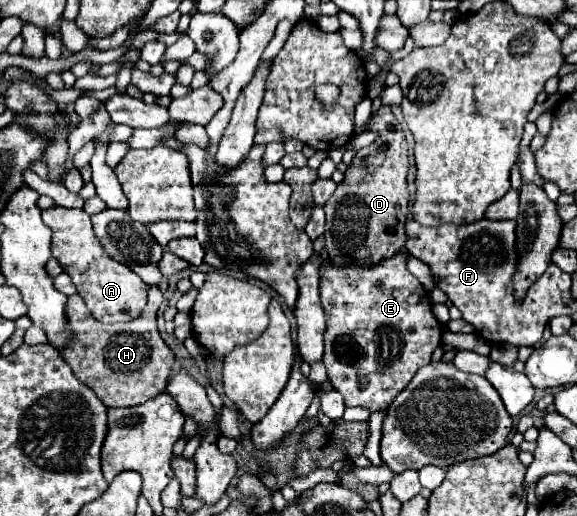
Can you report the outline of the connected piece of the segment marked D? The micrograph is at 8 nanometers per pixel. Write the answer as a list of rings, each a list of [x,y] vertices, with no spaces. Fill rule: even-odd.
[[[382,105],[370,119],[368,131],[376,131],[378,139],[360,149],[352,159],[344,181],[338,183],[334,195],[324,205],[326,211],[326,255],[334,263],[358,261],[362,265],[374,265],[384,257],[392,257],[404,249],[406,235],[404,223],[408,219],[408,145],[402,135],[400,123],[394,119],[392,109]]]

